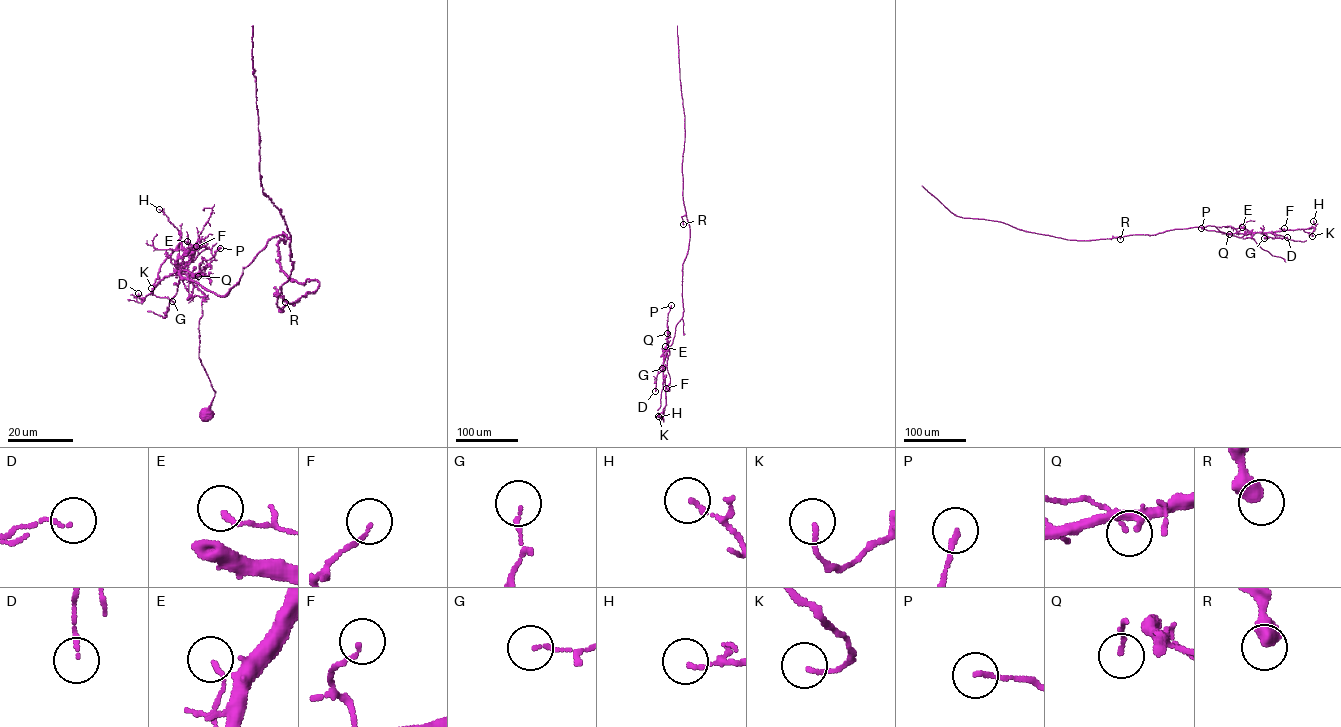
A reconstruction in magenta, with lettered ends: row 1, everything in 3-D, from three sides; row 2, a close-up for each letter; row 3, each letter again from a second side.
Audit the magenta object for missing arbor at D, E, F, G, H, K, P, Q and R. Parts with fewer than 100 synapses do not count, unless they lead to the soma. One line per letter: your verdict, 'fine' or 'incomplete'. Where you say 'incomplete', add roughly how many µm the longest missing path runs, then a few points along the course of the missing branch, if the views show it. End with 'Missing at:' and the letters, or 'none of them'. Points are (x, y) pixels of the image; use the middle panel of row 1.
D: fine
E: fine
F: fine
G: fine
H: fine
K: fine
P: fine
Q: fine
R: fine
Missing at: none of them

